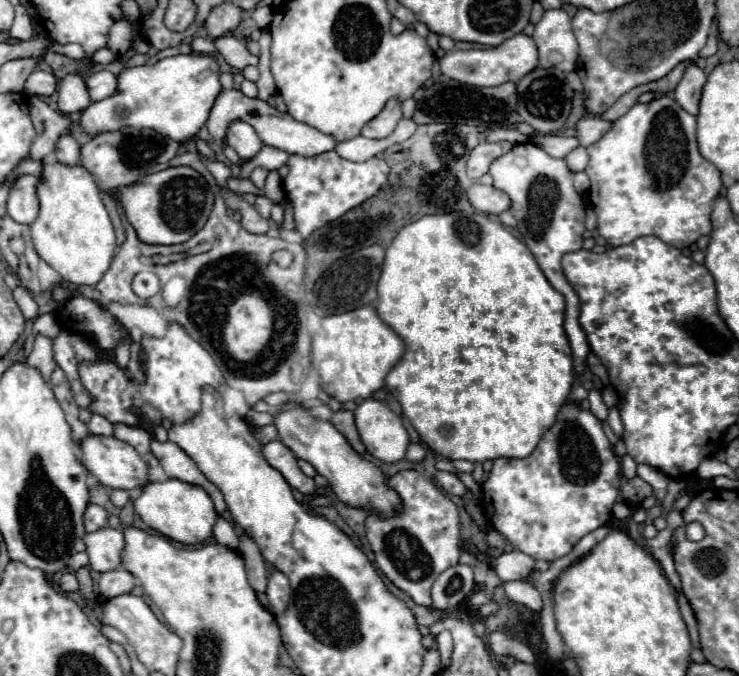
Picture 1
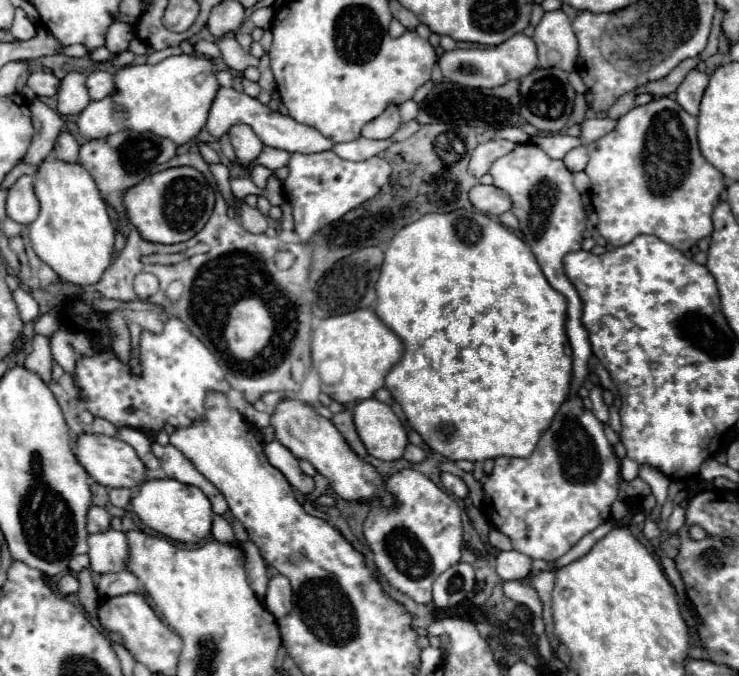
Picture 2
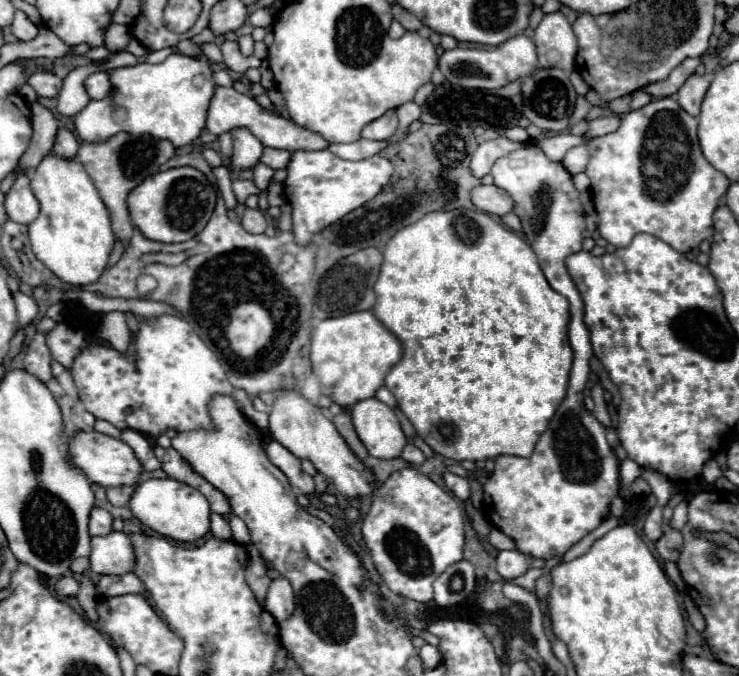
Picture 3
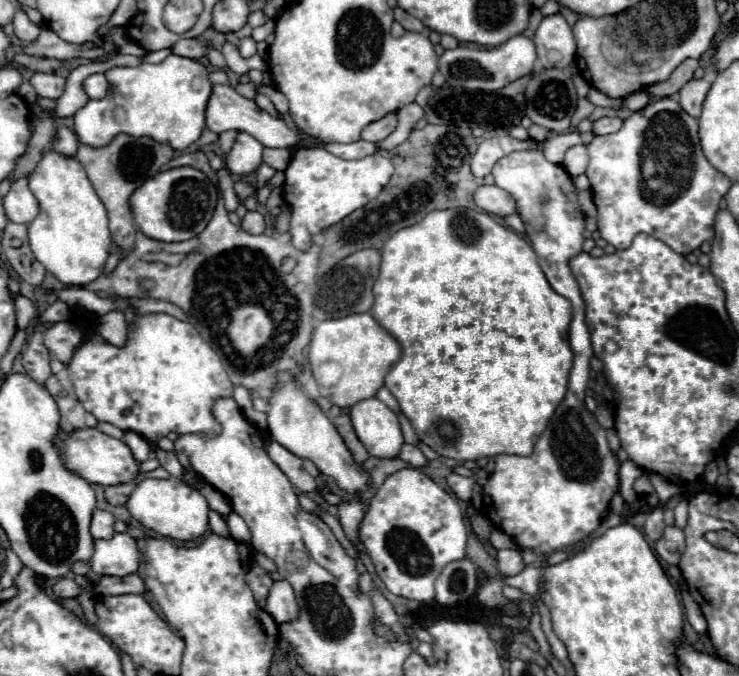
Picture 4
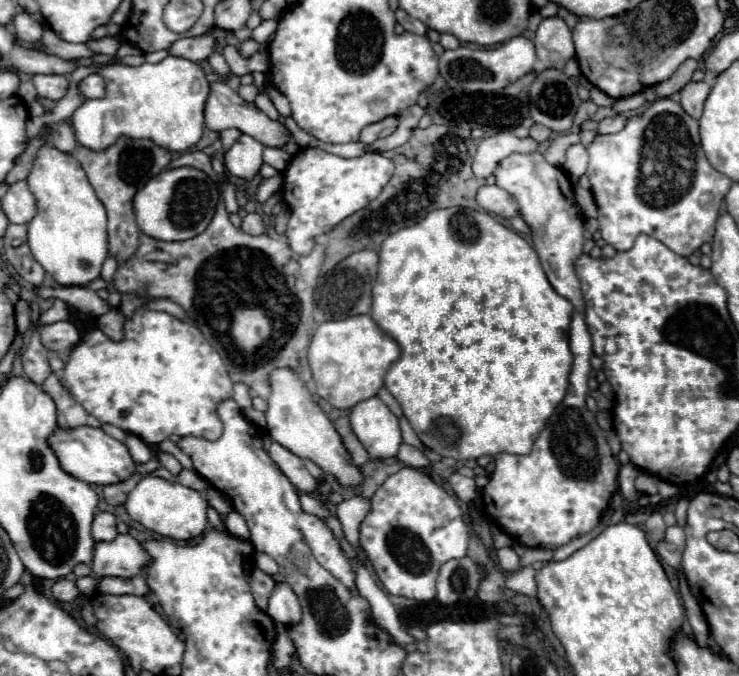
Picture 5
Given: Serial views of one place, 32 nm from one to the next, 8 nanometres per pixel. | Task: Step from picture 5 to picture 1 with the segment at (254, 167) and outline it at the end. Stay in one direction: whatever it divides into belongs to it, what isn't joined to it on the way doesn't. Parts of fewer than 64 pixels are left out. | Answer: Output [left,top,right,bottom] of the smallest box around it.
[226,120,264,160]

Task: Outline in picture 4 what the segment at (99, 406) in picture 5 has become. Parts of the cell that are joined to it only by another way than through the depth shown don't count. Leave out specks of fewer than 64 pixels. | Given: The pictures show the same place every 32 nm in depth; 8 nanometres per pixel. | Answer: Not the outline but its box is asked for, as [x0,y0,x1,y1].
[68,314,234,442]

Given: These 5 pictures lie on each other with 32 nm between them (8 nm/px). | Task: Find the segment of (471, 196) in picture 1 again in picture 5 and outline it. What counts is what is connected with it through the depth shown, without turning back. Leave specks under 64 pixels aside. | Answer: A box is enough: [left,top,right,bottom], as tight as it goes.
[476,186,518,218]

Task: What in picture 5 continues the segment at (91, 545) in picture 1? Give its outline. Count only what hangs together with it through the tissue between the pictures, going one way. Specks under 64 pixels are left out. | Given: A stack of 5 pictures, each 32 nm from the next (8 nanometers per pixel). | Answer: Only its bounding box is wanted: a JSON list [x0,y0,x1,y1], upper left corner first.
[92,534,150,578]

